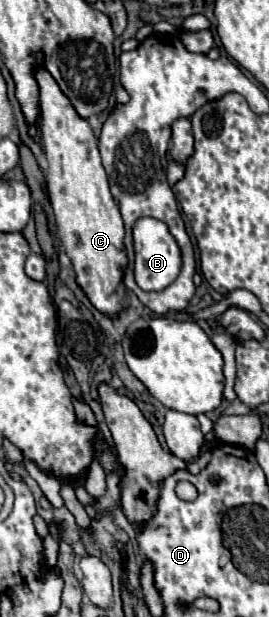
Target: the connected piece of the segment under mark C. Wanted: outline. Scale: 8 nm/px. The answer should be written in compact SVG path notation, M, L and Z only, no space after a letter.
M35 54L37 70L35 80L39 84L41 106L41 132L43 152L47 158L47 194L57 218L59 238L73 262L77 282L87 292L91 304L109 314L119 316L123 310L123 270L127 266L127 254L123 248L123 220L119 208L109 192L107 174L101 164L97 138L85 118L73 110L69 98L57 86L55 78L45 70L45 54Z

